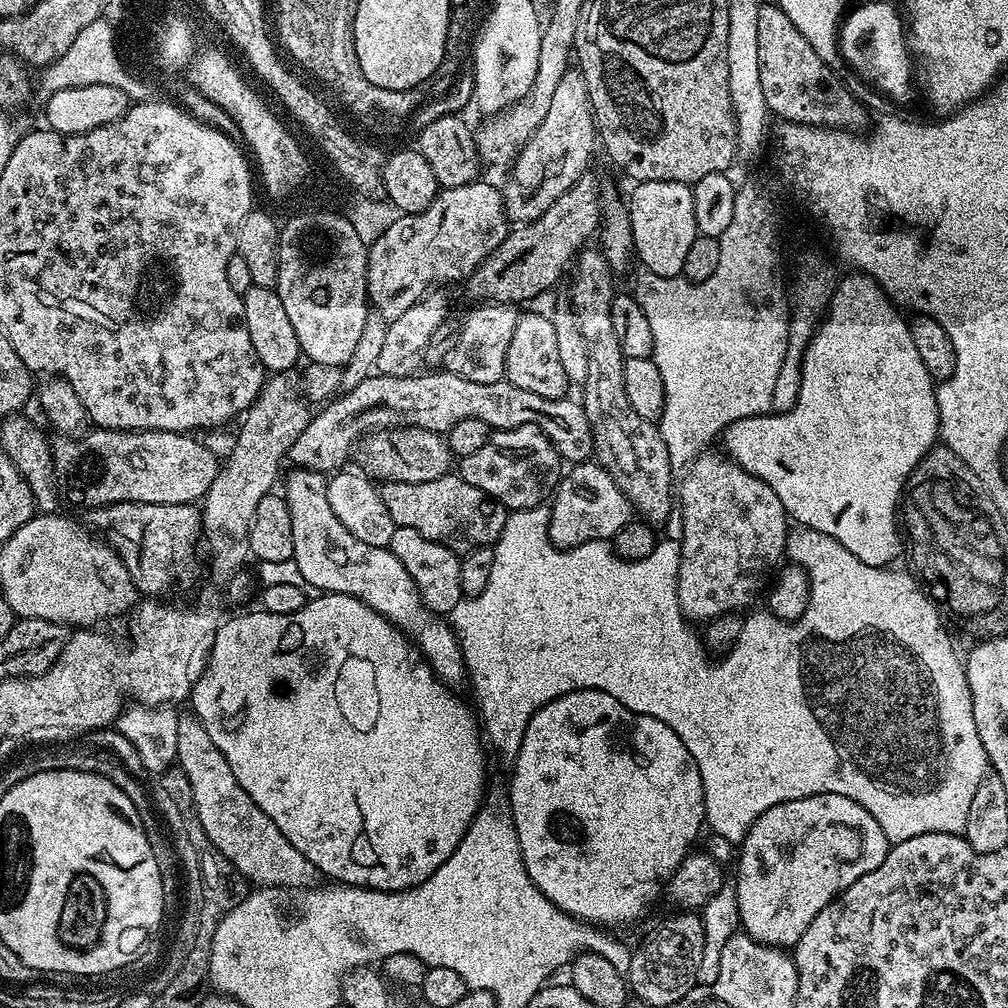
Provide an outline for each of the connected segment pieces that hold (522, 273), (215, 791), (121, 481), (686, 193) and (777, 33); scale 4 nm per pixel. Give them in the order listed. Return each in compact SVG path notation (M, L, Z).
M584 172L546 214L531 224L522 224L509 231L507 238L467 277L468 296L476 300L472 302L520 306L523 300L532 300L555 286L556 279L563 272L565 275L573 257L591 241L588 240L591 236L593 239L597 235L602 219L602 187L594 172Z
M181 715L178 722L178 750L176 764L190 778L194 790L194 806L206 830L206 838L223 854L224 859L249 883L259 887L279 887L286 890L303 890L313 887L318 873L313 863L284 837L282 830L258 810L258 806L238 786L238 778L230 770L230 762L214 746L214 738L206 734L206 726L195 715Z
M98 427L91 431L77 436L60 434L51 441L59 495L85 510L118 502L196 504L207 496L210 482L221 470L216 456L192 434L119 432Z
M642 180L635 185L636 188L629 196L626 196L626 207L630 218L630 230L632 231L632 247L637 261L641 260L643 271L653 272L659 276L676 278L683 273L686 253L694 238L698 235L694 222L694 194L692 185L682 182L654 182Z
M774 2L761 3L758 10L758 74L762 77L762 98L764 107L781 121L790 124L809 124L815 128L847 130L859 133L864 124L864 108L848 93L848 88L835 76L833 69L818 54L814 54L814 46L798 34L798 26L786 18L786 14Z

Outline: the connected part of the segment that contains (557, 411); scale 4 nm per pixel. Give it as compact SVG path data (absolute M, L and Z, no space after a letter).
M439 370L440 372L432 372L429 376L425 374L417 374L414 376L382 376L379 374L373 374L367 376L362 382L358 382L358 386L354 386L354 390L349 392L341 391L339 395L328 401L327 404L323 405L319 409L320 412L311 417L306 426L306 430L302 430L302 434L298 434L298 438L294 438L294 446L288 448L287 459L293 460L291 463L297 468L309 468L315 472L322 472L325 474L331 474L337 470L343 469L346 462L349 463L350 457L353 455L354 449L357 444L367 436L369 433L376 432L377 429L391 429L400 427L422 427L424 430L434 431L436 433L446 434L454 426L454 422L462 422L462 418L482 418L482 422L486 422L489 429L492 430L503 430L506 428L517 428L518 426L534 426L540 428L542 434L546 434L546 438L552 443L556 452L560 455L561 461L564 462L584 462L593 455L592 450L592 431L590 430L590 424L584 413L583 403L577 402L576 404L572 401L572 398L565 398L563 400L551 400L550 398L542 398L538 394L530 394L530 390L518 390L518 386L508 383L507 379L499 380L498 382L470 382L466 378L462 378L458 374L449 372L447 370Z

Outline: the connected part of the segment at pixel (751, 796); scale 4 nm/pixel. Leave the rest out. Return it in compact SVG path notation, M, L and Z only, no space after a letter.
M544 506L509 511L506 526L502 526L502 534L492 548L494 567L490 569L490 582L486 582L486 590L471 598L461 598L458 606L446 613L447 623L452 625L452 633L456 636L456 645L462 652L467 679L472 679L472 692L476 695L475 707L478 709L483 735L490 748L492 743L493 750L502 759L508 760L507 762L515 761L522 746L522 734L526 734L526 726L539 708L554 702L562 694L578 690L602 690L610 694L612 700L617 700L621 708L628 709L629 713L658 718L658 722L666 722L666 726L670 726L670 730L674 730L674 734L682 738L682 746L690 750L690 758L694 758L702 778L704 819L707 827L713 833L728 839L734 846L743 841L752 821L770 810L770 806L794 802L794 798L810 798L810 794L842 794L846 798L854 798L858 806L874 814L874 822L882 826L890 842L931 832L963 833L970 802L974 802L978 782L989 775L990 765L982 746L982 738L978 738L978 726L974 726L974 710L970 686L964 673L964 660L956 653L956 648L940 621L939 610L920 589L921 581L911 571L891 572L893 569L888 566L866 566L866 562L854 558L854 554L850 554L850 550L846 550L846 546L842 546L842 542L834 537L813 528L797 527L788 533L786 556L793 565L803 568L808 576L808 605L803 614L791 622L781 620L768 610L756 612L753 616L745 615L742 634L738 634L732 647L727 649L725 656L728 657L712 668L706 657L691 656L688 653L690 624L680 610L676 593L680 545L675 539L661 539L653 552L646 554L646 558L637 560L621 560L620 555L612 551L611 543L606 540L586 542L573 548L557 548L548 539L548 513L549 509Z

